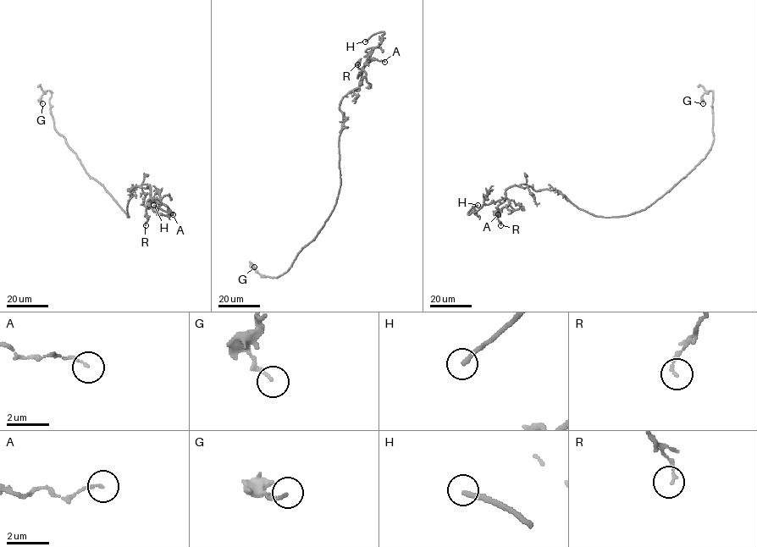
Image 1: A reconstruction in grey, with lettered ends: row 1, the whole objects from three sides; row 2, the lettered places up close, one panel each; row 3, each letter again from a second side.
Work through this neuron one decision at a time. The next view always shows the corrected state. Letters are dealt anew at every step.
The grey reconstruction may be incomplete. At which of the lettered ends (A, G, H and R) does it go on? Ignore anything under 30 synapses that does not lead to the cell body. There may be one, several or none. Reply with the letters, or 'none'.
H

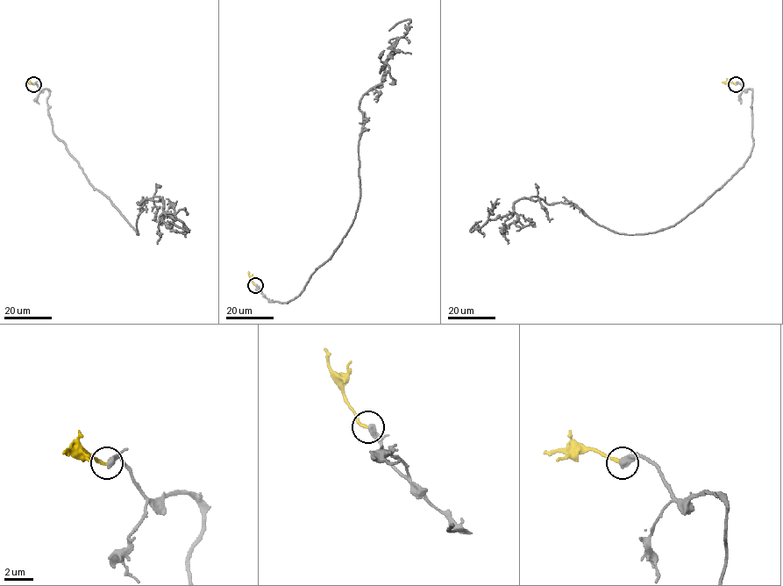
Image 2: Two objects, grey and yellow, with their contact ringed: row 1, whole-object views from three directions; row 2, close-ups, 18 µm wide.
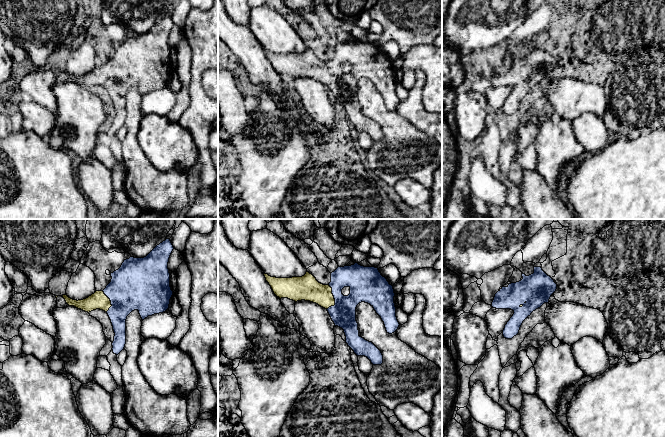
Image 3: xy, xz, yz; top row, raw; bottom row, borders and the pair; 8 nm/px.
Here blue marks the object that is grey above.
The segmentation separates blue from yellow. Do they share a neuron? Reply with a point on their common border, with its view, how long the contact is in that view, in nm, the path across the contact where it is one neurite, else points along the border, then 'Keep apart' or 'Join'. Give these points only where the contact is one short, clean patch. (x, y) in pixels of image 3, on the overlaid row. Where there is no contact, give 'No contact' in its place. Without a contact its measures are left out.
Touches blue at xz (334, 298). Shared border 200 nm. Path across: xz (363, 287), (351, 299), (334, 298), (307, 288). Join

